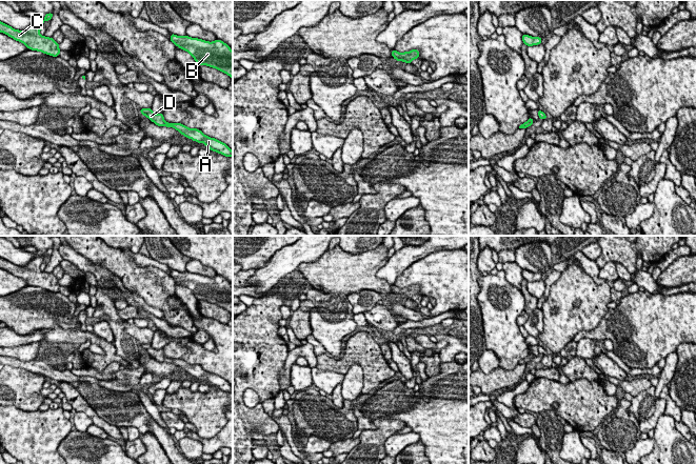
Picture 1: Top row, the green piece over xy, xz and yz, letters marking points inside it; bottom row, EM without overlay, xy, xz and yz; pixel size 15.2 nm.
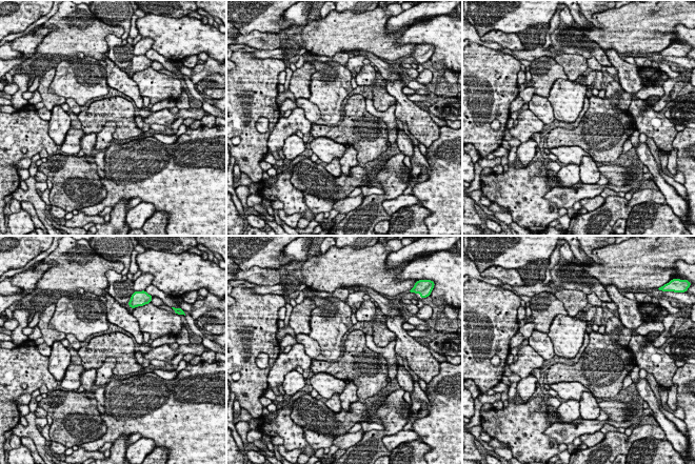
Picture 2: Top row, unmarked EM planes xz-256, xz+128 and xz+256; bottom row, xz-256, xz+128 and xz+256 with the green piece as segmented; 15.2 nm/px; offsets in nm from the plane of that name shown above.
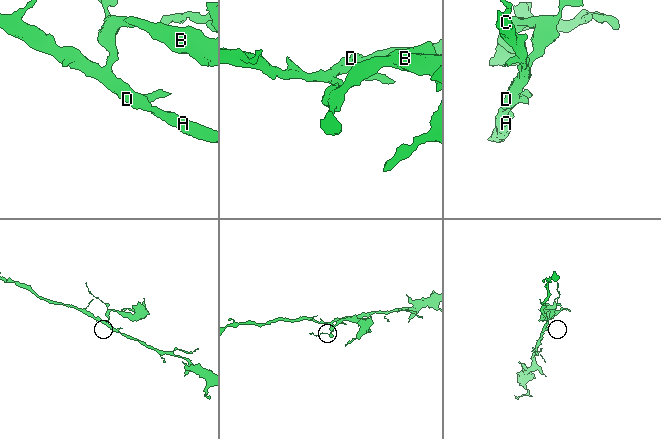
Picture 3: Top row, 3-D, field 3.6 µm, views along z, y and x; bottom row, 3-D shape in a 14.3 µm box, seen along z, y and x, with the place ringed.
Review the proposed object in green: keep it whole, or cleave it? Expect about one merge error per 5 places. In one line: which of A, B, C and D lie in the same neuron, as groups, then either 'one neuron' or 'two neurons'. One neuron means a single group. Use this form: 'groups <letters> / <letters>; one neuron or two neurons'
groups A B C D; one neuron

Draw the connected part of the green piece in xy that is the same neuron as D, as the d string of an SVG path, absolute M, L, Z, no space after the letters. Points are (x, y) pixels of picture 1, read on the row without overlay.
M152 343L140 344L140 348L142 351L145 351L158 362L173 363L185 374L192 375L199 380L203 379L205 383L210 384L213 387L217 387L218 389L221 389L225 392L233 392L232 384L215 374L205 371L200 365L190 364L181 359L168 359L164 356L163 348L155 349L152 347Z

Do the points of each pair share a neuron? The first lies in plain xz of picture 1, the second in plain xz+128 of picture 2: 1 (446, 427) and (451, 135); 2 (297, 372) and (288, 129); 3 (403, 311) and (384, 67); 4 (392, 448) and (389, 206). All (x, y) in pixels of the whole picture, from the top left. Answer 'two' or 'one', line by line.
1: one
2: two
3: one
4: one

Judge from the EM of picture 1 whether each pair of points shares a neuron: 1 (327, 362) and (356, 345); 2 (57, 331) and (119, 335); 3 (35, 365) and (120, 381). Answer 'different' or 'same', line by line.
1: same
2: different
3: same

